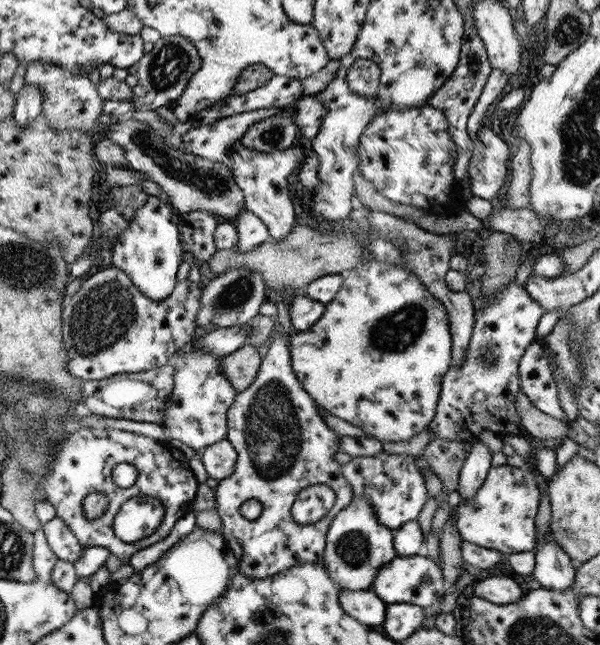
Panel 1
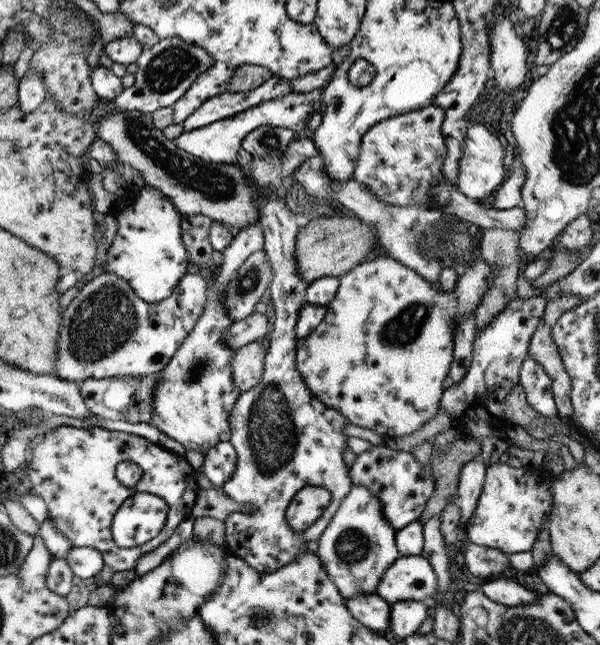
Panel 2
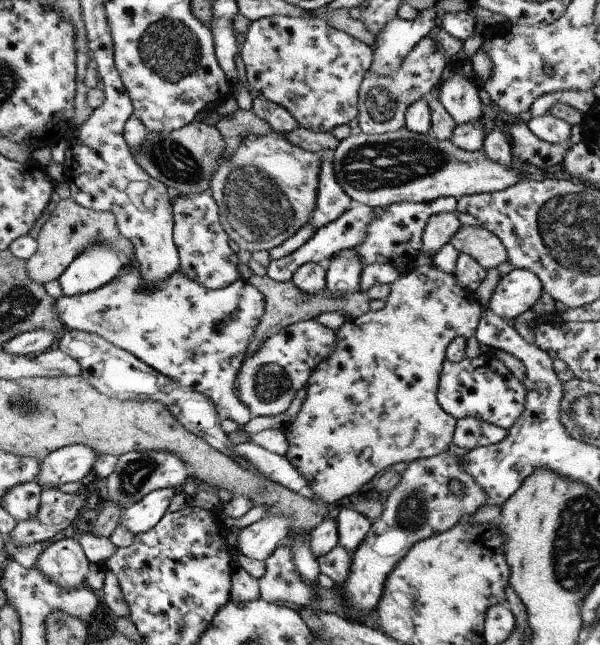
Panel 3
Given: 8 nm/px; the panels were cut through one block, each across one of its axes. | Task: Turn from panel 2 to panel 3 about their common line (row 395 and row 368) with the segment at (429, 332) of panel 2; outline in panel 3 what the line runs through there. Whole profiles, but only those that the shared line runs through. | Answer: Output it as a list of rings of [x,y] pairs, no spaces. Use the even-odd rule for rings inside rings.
[[[432,264],[429,266],[414,266],[408,268],[401,273],[391,284],[389,284],[389,294],[384,300],[384,306],[377,311],[367,311],[361,316],[354,319],[345,318],[345,322],[337,328],[335,348],[331,352],[331,356],[327,356],[327,360],[321,360],[315,370],[311,372],[311,376],[307,378],[307,388],[305,388],[305,400],[301,404],[299,412],[291,419],[291,424],[284,427],[281,431],[285,440],[287,440],[287,452],[284,454],[285,458],[291,462],[293,468],[297,468],[297,472],[305,478],[307,486],[307,494],[313,496],[316,500],[322,503],[333,503],[340,498],[350,496],[355,492],[359,492],[359,488],[363,484],[367,484],[376,475],[387,468],[400,467],[405,463],[409,463],[419,458],[435,456],[441,452],[445,452],[449,448],[449,442],[452,442],[452,434],[456,420],[443,412],[439,408],[436,401],[436,390],[438,386],[438,378],[442,364],[445,361],[445,348],[447,344],[451,343],[453,338],[461,336],[461,338],[468,339],[473,337],[481,313],[483,309],[477,302],[473,292],[463,288],[461,284],[457,284],[455,276],[449,272],[441,272],[439,268],[435,268]]]

